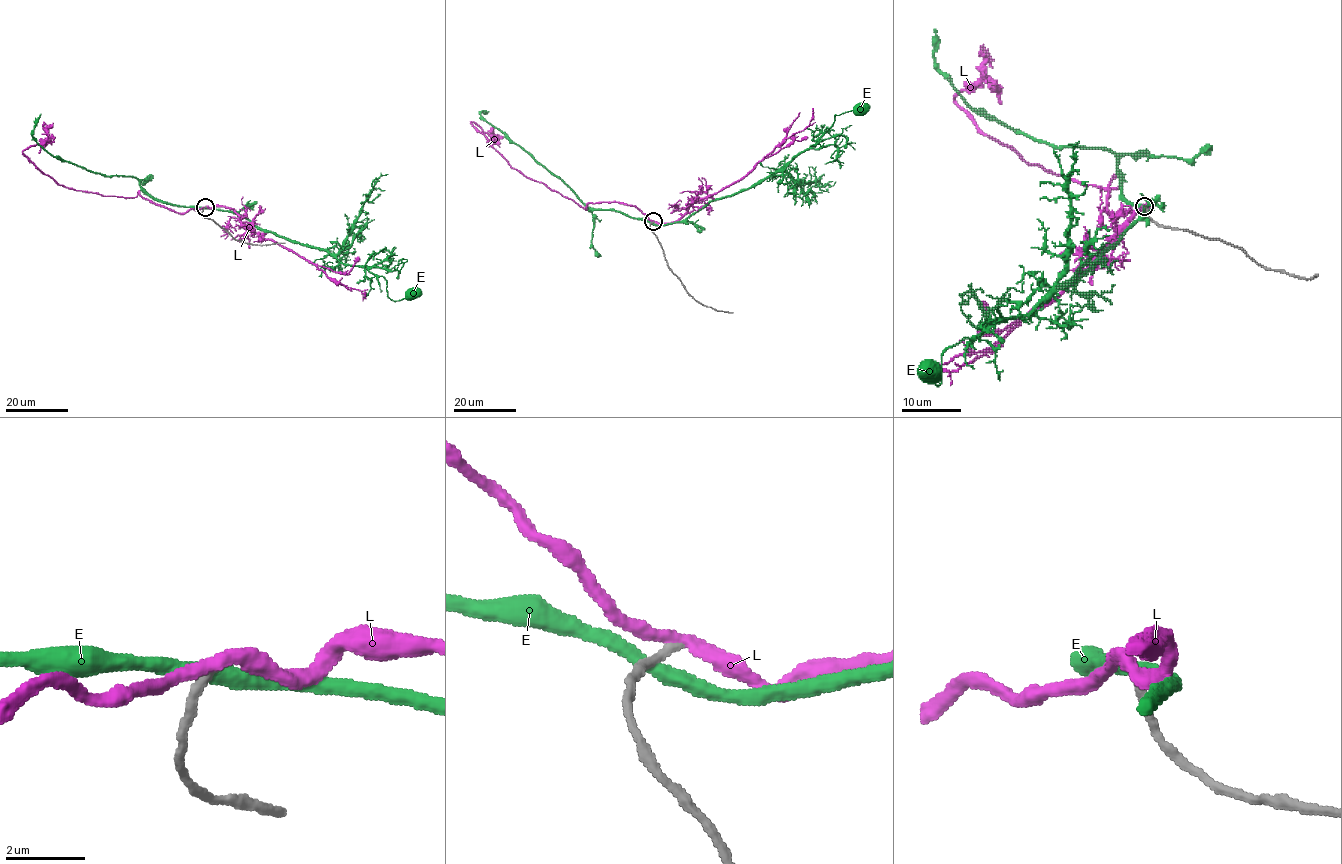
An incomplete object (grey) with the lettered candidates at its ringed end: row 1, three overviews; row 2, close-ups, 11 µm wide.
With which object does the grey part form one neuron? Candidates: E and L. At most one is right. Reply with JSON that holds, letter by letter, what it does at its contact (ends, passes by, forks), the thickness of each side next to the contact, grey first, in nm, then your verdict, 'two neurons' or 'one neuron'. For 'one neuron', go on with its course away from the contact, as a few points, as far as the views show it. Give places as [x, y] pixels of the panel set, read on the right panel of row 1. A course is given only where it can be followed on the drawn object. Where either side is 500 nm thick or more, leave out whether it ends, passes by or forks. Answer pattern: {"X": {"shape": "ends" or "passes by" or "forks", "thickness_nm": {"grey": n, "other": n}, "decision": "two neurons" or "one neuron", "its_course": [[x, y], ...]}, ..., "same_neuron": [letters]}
{"E": {"shape": "passes by", "thickness_nm": {"grey": 280, "other": 400}, "decision": "two neurons"}, "L": {"shape": "passes by", "thickness_nm": {"grey": 200, "other": 360}, "decision": "one neuron", "its_course": [[1144, 205], [1112, 217], [1109, 183], [1120, 180], [1086, 186], [1028, 165], [955, 99], [987, 80], [999, 104]]}, "same_neuron": ["L"]}

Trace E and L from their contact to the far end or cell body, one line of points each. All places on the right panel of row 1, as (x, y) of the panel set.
E: (1146, 208), (1150, 210), (1080, 277), (1058, 286), (1031, 313), (1001, 317), (943, 353), (938, 385), (931, 368)
L: (1144, 205), (1112, 217), (1109, 183), (1120, 180), (1086, 186), (1028, 165), (955, 99), (987, 80), (999, 104)

